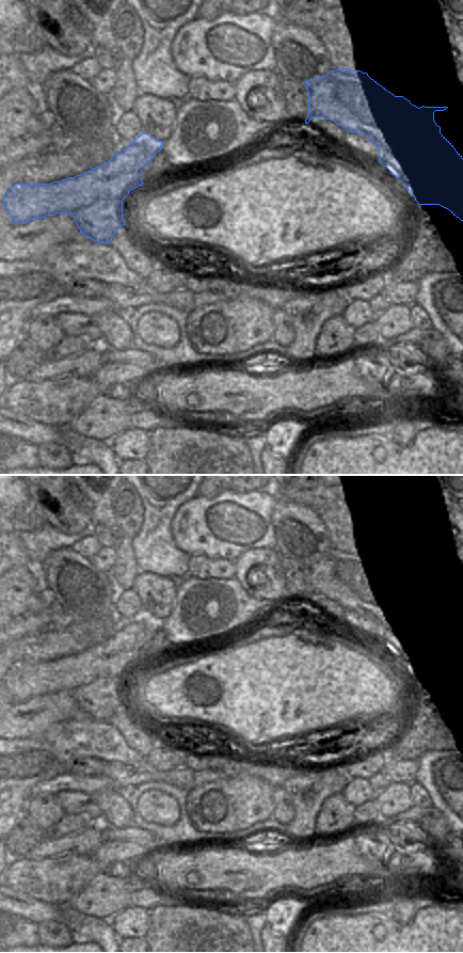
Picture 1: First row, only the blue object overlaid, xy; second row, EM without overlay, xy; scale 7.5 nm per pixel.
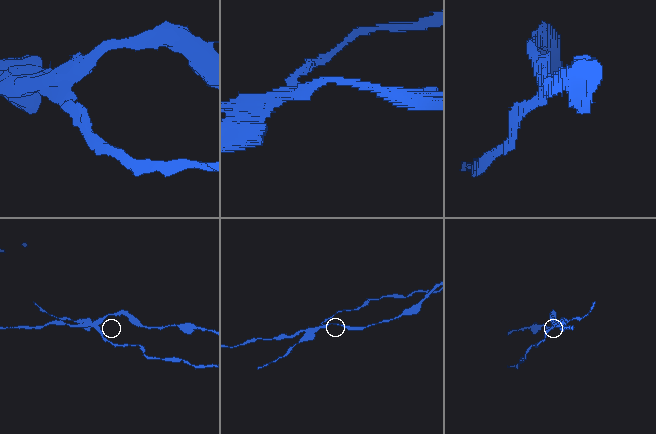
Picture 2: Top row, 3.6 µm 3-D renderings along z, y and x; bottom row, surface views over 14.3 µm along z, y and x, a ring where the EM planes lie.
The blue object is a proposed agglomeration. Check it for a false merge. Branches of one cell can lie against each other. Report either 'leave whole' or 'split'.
split

